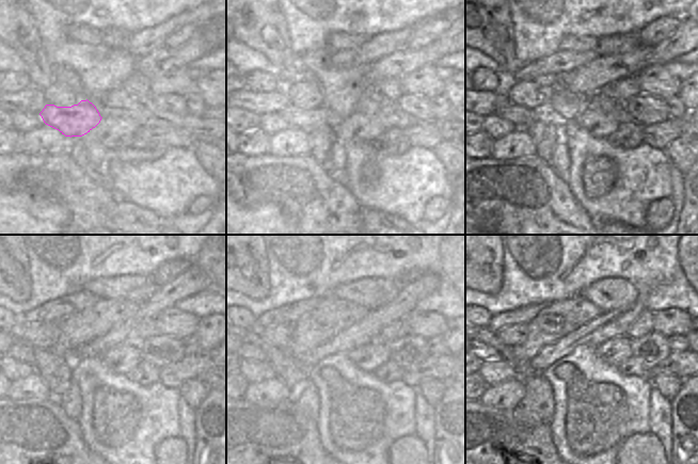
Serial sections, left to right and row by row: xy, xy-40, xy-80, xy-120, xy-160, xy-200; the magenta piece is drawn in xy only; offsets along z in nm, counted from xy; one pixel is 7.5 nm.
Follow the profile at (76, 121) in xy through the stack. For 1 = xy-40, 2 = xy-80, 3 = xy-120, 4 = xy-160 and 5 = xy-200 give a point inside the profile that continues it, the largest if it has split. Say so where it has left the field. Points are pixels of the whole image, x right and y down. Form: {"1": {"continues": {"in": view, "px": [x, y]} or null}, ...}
{"1": {"continues": {"in": "xy-40", "px": [306, 120]}}, "2": {"continues": {"in": "xy-80", "px": [521, 117]}}, "3": {"continues": {"in": "xy-120", "px": [20, 351]}}, "4": {"continues": {"in": "xy-160", "px": [248, 351]}}, "5": {"continues": {"in": "xy-200", "px": [487, 353]}}}

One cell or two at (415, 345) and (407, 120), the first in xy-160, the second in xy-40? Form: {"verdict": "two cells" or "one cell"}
{"verdict": "two cells"}

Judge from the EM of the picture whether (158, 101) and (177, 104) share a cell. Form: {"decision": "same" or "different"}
{"decision": "same"}

